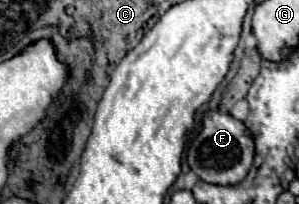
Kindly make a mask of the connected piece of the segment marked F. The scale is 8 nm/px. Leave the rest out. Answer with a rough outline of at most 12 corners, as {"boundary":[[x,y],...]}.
{"boundary":[[205,111],[187,163],[201,181],[245,179],[253,135],[229,113]]}

